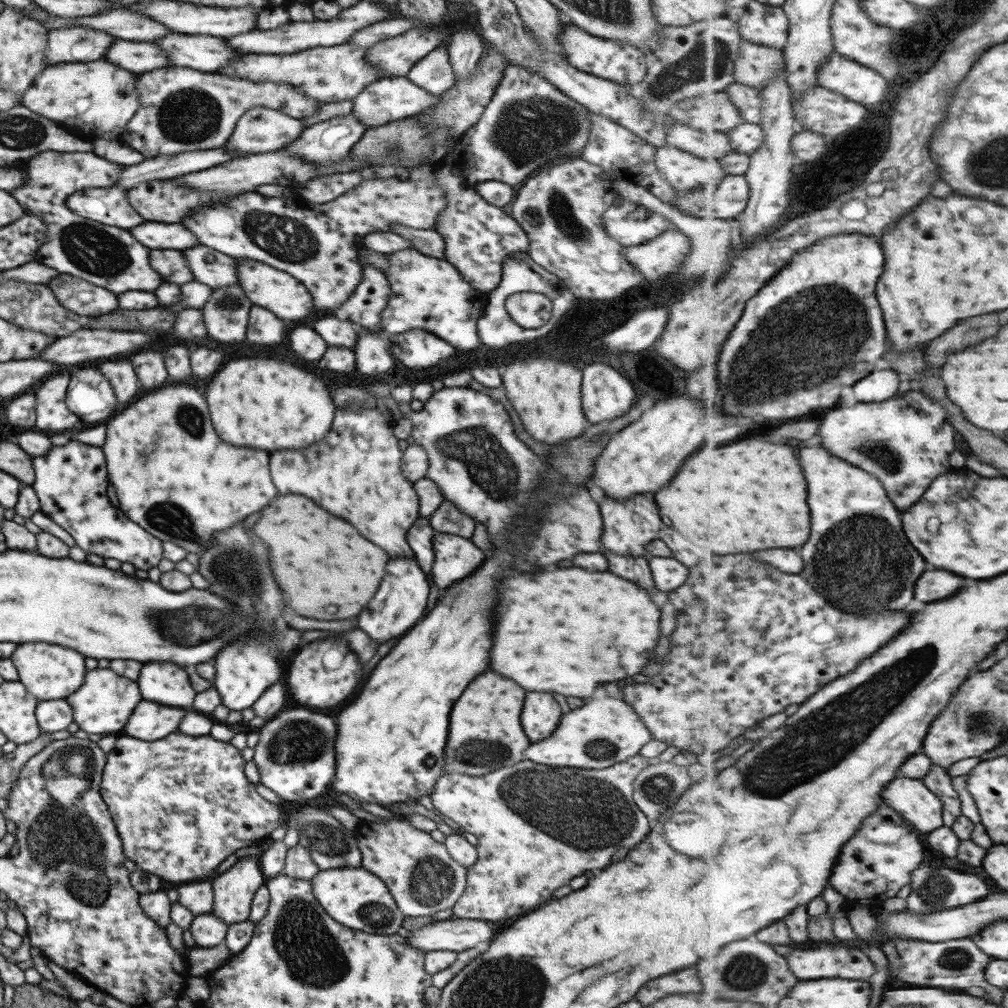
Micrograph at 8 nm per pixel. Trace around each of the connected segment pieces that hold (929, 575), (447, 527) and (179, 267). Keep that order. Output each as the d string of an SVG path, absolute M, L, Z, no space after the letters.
M925 570L917 582L917 600L935 602L957 594L965 586L965 578L947 570Z
M445 499L430 514L428 523L434 531L448 535L457 534L469 538L473 534L473 519Z
M151 250L149 266L163 276L163 280L173 284L185 284L193 280L189 268L185 268L185 260L177 250Z

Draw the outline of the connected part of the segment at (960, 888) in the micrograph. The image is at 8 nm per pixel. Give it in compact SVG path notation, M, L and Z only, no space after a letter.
M927 863L913 871L910 895L905 899L907 910L915 914L929 914L946 911L957 906L979 902L989 896L989 886L975 874L961 874L951 868L933 868Z

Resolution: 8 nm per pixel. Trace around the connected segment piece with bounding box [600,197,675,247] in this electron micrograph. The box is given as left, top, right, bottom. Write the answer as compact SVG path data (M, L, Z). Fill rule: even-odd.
M619 197L600 216L601 227L621 246L637 246L659 236L661 232L675 230L667 218L640 204Z

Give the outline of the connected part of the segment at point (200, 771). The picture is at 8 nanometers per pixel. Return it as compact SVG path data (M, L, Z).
M177 732L177 734L169 734L163 740L155 740L155 742L143 742L143 740L135 740L135 738L129 738L129 736L117 738L115 748L107 754L103 776L100 776L99 792L110 812L118 837L121 839L124 856L132 860L136 864L136 868L143 872L154 874L167 882L186 884L187 882L204 880L210 872L213 872L216 866L219 866L229 855L233 855L238 848L258 844L264 838L268 838L271 830L277 828L281 812L277 805L264 800L255 791L255 785L251 784L243 774L244 764L245 761L240 755L240 750L230 743L213 740L209 735L183 736L183 734Z

